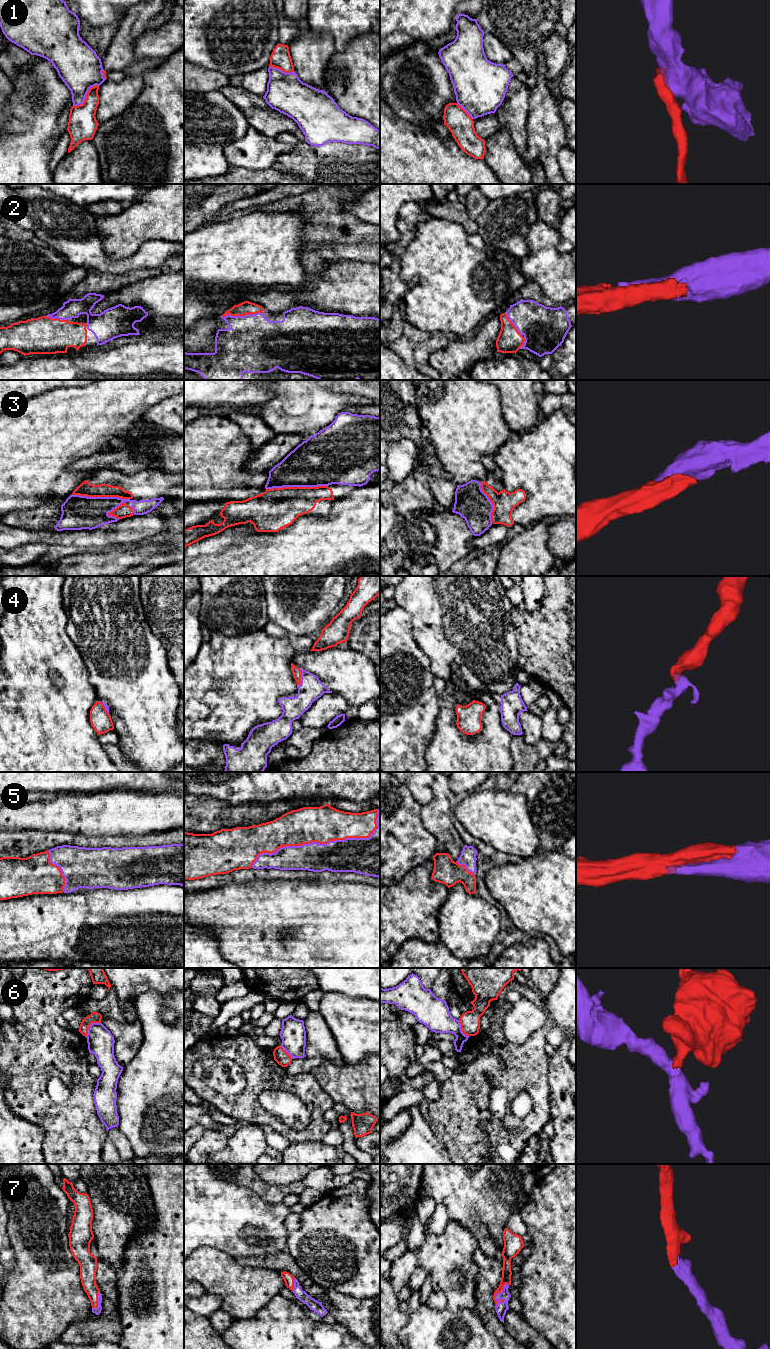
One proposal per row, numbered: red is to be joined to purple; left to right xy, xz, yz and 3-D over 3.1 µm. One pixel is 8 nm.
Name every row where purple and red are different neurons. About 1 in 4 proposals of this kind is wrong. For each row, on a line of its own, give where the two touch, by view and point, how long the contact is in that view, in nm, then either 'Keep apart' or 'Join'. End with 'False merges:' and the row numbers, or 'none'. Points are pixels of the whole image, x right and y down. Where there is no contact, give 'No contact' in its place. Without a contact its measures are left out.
1: Touches purple at xy (85, 96). Shared border 260 nm. Keep apart
2: Touches purple at xz (242, 316). Shared border 320 nm. Join
3: Touches purple at xz (296, 486). Shared border 500 nm. Join
4: Touches purple at xz (301, 677). Shared border 140 nm. Join
5: Touches purple at xz (321, 844). Shared border 1100 nm. Join
6: Touches purple at xy (89, 1026). Shared border 170 nm. Keep apart
7: Touches purple at yz (497, 1294). Shared border 220 nm. Join
False merges: 1, 6

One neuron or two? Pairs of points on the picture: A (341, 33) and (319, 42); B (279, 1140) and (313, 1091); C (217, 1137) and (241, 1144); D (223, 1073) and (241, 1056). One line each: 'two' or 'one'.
A: two
B: two
C: two
D: two

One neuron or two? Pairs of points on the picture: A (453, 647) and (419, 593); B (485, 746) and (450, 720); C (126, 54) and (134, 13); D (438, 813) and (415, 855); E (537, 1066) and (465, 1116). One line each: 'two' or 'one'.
A: one
B: one
C: one
D: two
E: one

